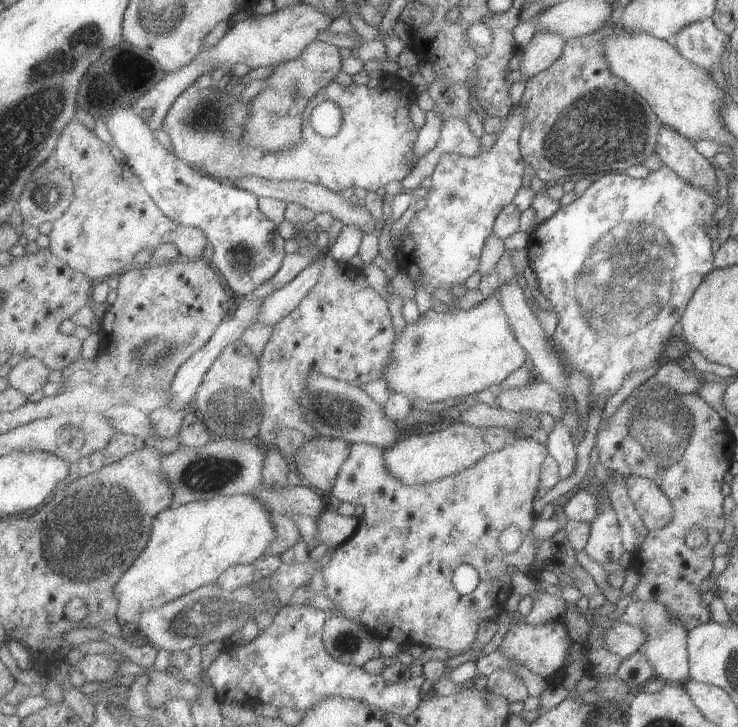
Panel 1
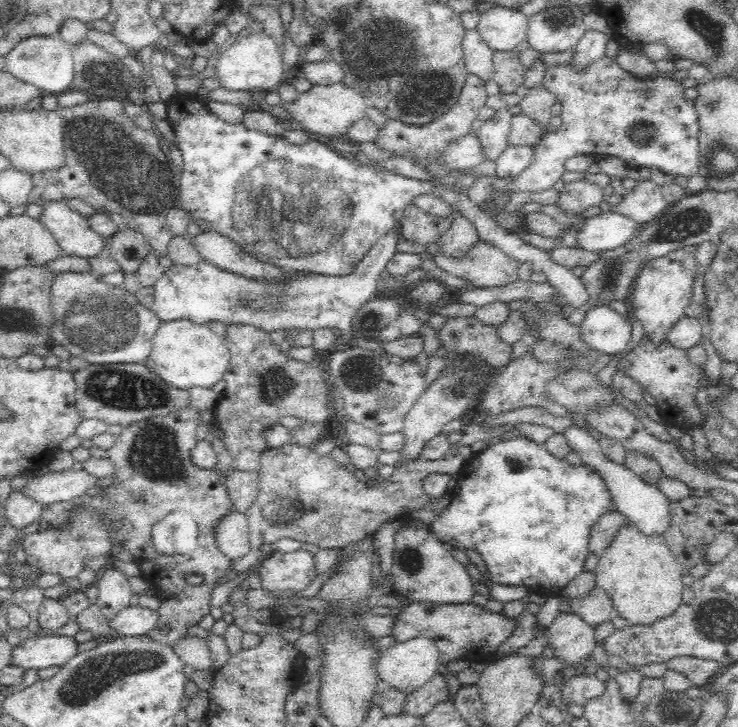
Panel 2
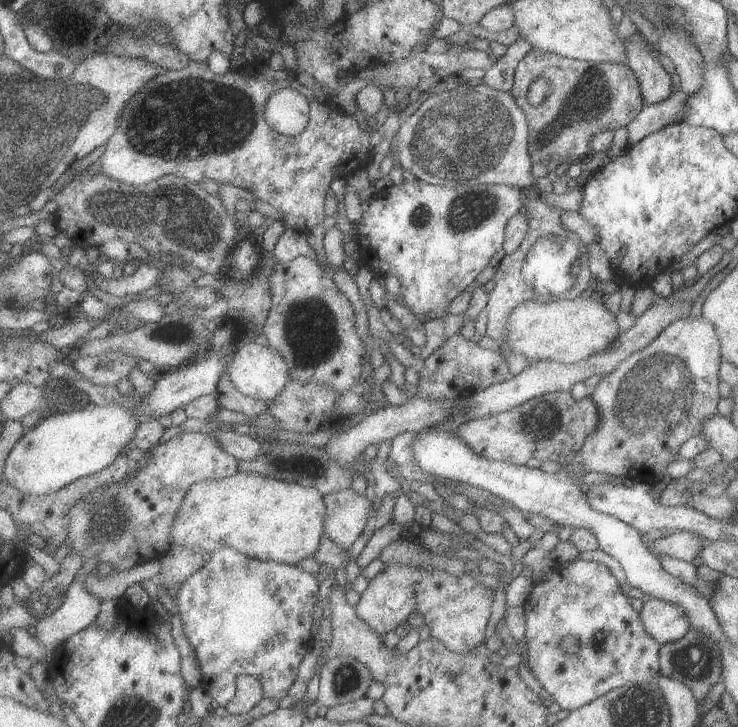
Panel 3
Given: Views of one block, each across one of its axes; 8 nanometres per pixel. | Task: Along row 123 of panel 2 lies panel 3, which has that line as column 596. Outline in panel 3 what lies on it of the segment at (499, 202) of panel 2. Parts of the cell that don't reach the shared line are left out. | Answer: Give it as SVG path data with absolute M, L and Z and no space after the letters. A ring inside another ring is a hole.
M580 559L563 566L554 565L547 571L545 580L533 583L533 589L523 604L528 668L559 708L572 711L629 682L656 684L661 678L658 663L660 644L643 630L639 614L631 608L629 593L617 584L608 566ZM567 634L579 640L579 650L566 658L561 652L560 642Z

